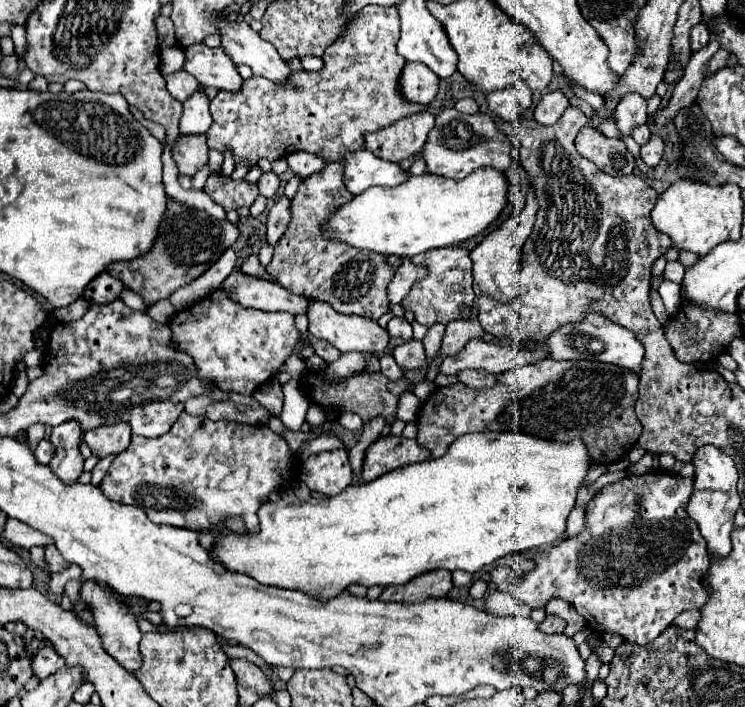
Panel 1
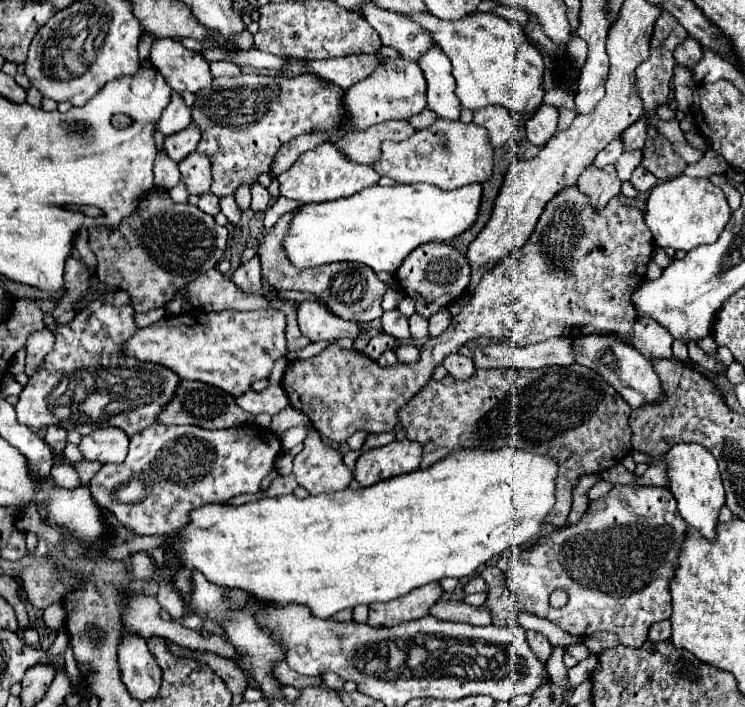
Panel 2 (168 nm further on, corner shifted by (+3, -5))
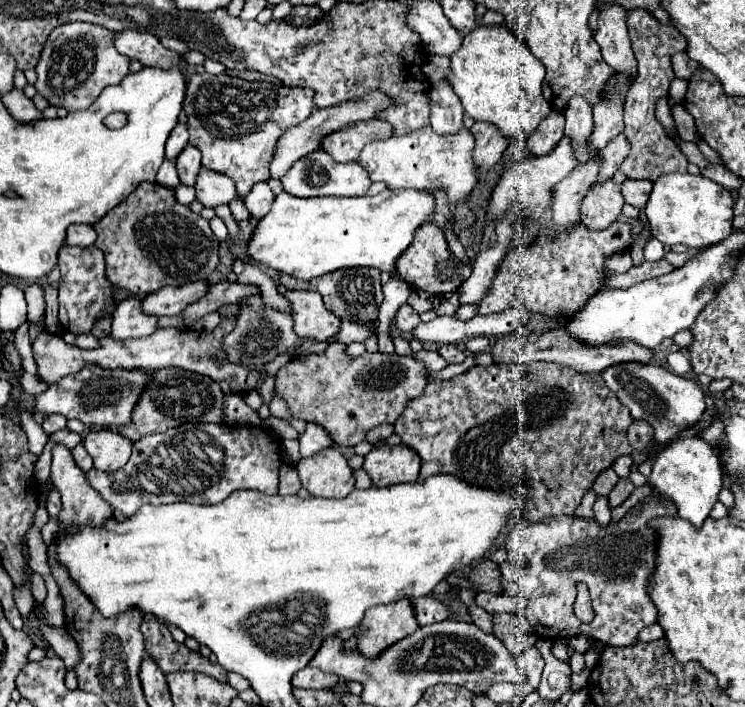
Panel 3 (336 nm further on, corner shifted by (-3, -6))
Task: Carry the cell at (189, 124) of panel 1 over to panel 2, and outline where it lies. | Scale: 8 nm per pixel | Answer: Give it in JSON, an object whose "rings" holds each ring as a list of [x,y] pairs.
{"rings":[[[192,122],[184,130],[164,138],[166,152],[174,162],[180,162],[184,156],[194,152],[198,142],[200,142],[200,126],[192,126]]]}

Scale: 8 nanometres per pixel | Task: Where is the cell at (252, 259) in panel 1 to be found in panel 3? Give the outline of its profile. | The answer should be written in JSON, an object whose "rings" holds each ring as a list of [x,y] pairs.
{"rings":[[[286,291],[284,297],[292,305],[294,331],[302,337],[328,341],[338,333],[340,319],[336,319],[322,303],[322,295],[314,291]]]}

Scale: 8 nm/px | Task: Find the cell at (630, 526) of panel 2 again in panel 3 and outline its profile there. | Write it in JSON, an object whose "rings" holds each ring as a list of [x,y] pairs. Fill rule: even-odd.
{"rings":[[[646,497],[640,505],[630,509],[624,519],[620,519],[614,525],[598,527],[594,519],[578,519],[578,517],[564,517],[556,515],[554,519],[544,519],[542,523],[530,523],[523,525],[520,519],[507,536],[505,547],[508,559],[500,565],[500,585],[502,591],[510,597],[522,597],[526,599],[526,607],[522,611],[522,617],[534,625],[534,631],[544,639],[570,639],[576,635],[588,635],[596,641],[614,645],[614,647],[626,647],[630,643],[638,641],[638,633],[656,623],[656,607],[650,601],[650,595],[646,591],[646,581],[652,575],[654,569],[654,557],[656,557],[656,535],[654,529],[648,527],[648,521],[652,517],[664,517],[664,515],[676,515],[676,507],[670,501],[658,501]],[[510,559],[516,559],[516,567]],[[512,565],[512,569],[508,569]],[[576,583],[586,583],[592,599],[594,619],[590,623],[580,621],[574,615],[574,599],[576,599]]]}

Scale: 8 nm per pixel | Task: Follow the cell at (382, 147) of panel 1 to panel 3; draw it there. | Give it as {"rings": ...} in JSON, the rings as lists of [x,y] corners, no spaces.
{"rings":[[[368,119],[350,127],[338,129],[322,139],[322,149],[334,157],[334,161],[356,161],[366,143],[392,137],[390,123],[382,119]]]}

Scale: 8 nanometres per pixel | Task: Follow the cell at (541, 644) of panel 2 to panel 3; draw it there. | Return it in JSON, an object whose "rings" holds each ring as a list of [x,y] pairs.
{"rings":[[[530,647],[524,651],[524,655],[520,657],[520,665],[522,669],[526,671],[526,679],[530,685],[538,685],[540,683],[540,675],[542,675],[542,669],[544,669],[544,661],[538,653],[536,647]]]}

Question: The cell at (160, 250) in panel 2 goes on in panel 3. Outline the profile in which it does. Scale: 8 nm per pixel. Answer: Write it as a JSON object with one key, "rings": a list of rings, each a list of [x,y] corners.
{"rings":[[[140,183],[124,203],[120,203],[112,211],[108,211],[98,223],[94,223],[94,229],[98,233],[94,245],[106,257],[106,277],[112,281],[114,287],[126,289],[132,295],[144,297],[166,285],[184,285],[190,281],[202,281],[218,265],[220,243],[214,237],[210,223],[202,215],[192,213],[188,205],[176,203],[174,189],[162,187],[158,183]]]}

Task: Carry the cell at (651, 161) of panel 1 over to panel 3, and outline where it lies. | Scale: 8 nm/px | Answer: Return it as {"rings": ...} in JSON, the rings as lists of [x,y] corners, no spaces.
{"rings":[[[626,179],[622,183],[624,201],[630,203],[632,207],[638,207],[638,209],[644,209],[650,191],[652,191],[652,183],[650,181],[630,181],[630,179]]]}

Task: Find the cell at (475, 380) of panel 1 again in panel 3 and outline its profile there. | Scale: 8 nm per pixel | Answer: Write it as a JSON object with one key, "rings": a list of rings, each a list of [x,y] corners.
{"rings":[[[442,345],[438,353],[448,361],[448,363],[462,363],[466,359],[464,351],[460,351],[456,345]]]}

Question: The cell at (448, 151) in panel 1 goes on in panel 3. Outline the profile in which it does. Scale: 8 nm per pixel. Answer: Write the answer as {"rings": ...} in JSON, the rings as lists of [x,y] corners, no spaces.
{"rings":[[[424,127],[420,131],[414,131],[404,137],[390,137],[386,141],[374,141],[368,143],[358,163],[366,167],[372,181],[386,183],[388,189],[438,189],[444,187],[448,191],[450,203],[458,205],[478,183],[478,175],[474,173],[474,137],[468,129],[442,137],[432,131],[432,127]]]}

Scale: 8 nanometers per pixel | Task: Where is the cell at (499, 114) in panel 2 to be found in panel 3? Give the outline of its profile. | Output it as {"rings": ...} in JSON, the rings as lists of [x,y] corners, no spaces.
{"rings":[[[474,123],[470,127],[470,133],[476,139],[474,145],[474,165],[476,165],[476,173],[482,175],[486,173],[490,167],[494,167],[498,163],[498,159],[502,157],[502,153],[506,151],[508,143],[506,137],[502,137],[496,127],[492,127],[490,123]]]}

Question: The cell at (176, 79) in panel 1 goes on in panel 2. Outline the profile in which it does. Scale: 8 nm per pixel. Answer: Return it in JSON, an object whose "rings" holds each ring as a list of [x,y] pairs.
{"rings":[[[174,92],[172,98],[170,98],[170,104],[164,108],[164,114],[160,118],[158,130],[164,136],[168,136],[172,132],[182,130],[188,122],[190,122],[190,108],[184,104],[184,98]]]}

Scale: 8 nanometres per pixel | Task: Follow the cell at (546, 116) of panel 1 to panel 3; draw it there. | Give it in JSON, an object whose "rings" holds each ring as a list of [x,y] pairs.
{"rings":[[[552,111],[552,113],[538,125],[538,131],[534,131],[534,135],[530,135],[530,139],[528,139],[528,149],[530,149],[536,157],[548,155],[548,153],[558,145],[558,141],[564,137],[562,129],[564,129],[564,115],[558,113],[558,111]]]}

